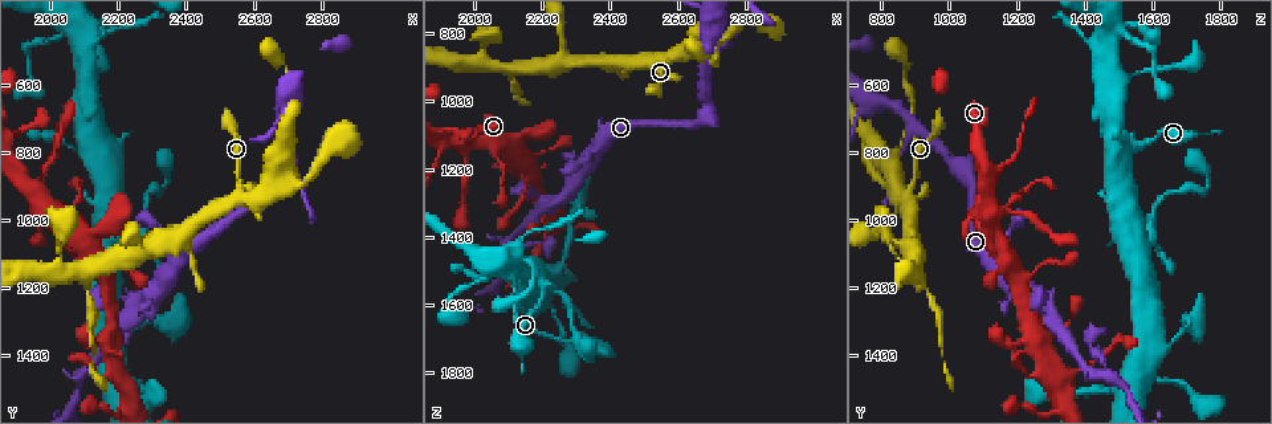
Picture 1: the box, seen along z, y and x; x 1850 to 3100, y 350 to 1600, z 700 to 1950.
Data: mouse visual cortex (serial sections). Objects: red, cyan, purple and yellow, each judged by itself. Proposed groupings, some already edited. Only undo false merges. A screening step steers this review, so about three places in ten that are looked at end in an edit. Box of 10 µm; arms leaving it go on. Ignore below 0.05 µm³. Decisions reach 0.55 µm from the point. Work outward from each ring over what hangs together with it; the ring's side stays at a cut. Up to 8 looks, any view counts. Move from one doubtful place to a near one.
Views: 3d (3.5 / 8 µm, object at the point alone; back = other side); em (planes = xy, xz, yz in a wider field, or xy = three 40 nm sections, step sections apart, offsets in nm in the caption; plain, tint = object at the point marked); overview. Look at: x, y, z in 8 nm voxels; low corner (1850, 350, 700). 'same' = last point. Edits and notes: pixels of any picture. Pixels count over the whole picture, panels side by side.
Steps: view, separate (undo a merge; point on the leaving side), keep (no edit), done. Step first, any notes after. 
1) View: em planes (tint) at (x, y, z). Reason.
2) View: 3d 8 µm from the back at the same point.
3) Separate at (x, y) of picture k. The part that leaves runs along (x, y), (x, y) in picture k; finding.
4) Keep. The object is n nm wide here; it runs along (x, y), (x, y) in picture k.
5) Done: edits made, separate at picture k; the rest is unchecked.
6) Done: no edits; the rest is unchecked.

View: 3d 3.5 µm at (1970, 910, 1110). Side arm on a straight run.

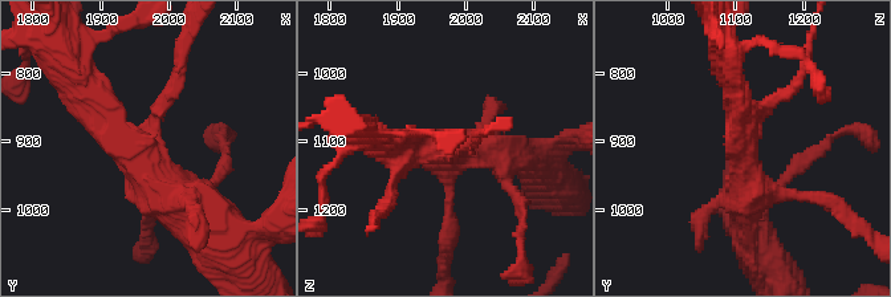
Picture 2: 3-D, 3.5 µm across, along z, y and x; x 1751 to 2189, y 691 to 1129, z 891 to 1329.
View: em xy step 5 (tint) at (1960, 905, 1115). Now the EM.

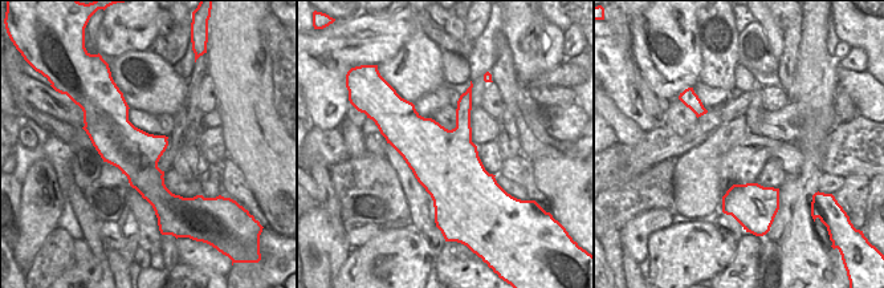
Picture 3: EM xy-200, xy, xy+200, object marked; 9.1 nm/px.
Keep. It runs along (179, 72), (142, 169), (199, 198) in picture 2; one cell here.

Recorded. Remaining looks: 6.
View: 3d 8 µm at (2110, 1210, 940). Thick turns thin.

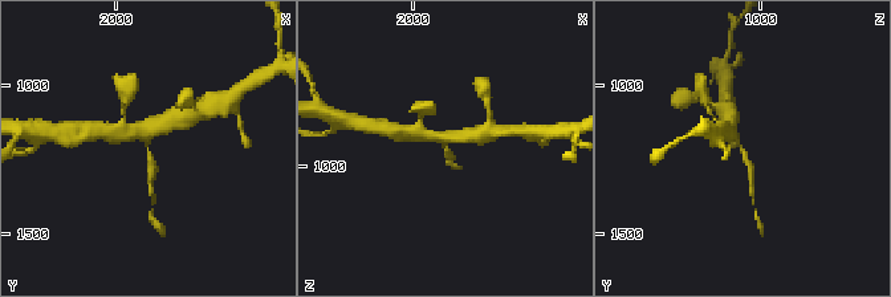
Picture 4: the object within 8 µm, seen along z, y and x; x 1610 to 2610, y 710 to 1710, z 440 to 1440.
View: em xy step 2 (tint) at the same point. Now the EM.

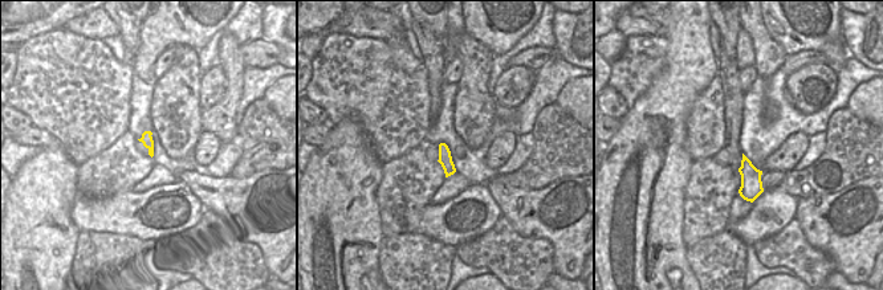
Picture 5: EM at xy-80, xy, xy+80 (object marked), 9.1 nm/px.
Separate at (151, 167) of picture 4. The part that leaves runs along (146, 145), (154, 200) in picture 4; two cells meet here.

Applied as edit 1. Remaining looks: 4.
View: overview. See it whole again.

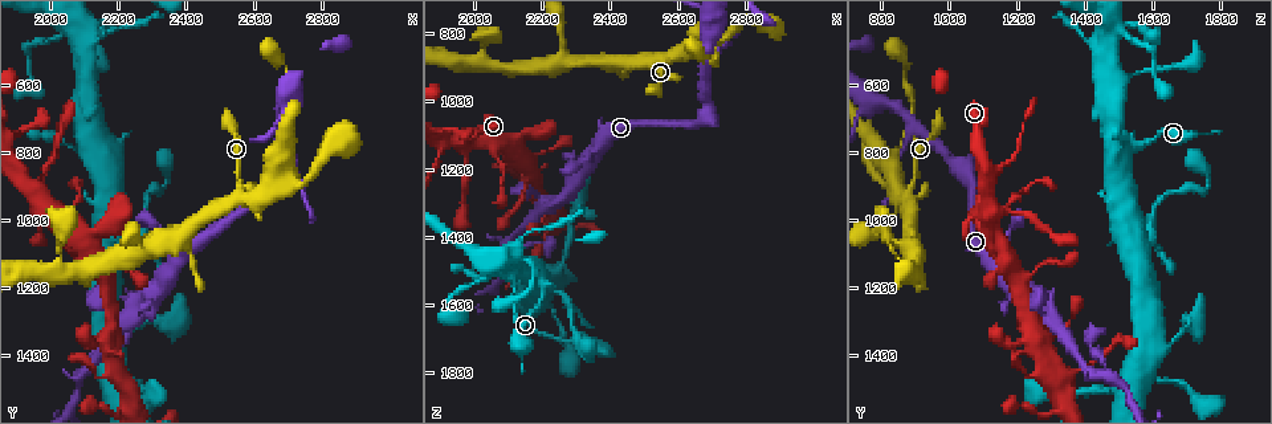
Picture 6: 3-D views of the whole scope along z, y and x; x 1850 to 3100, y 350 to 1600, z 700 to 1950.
View: 3d 3.5 µm at (2720, 750, 870). Sudden change in width.

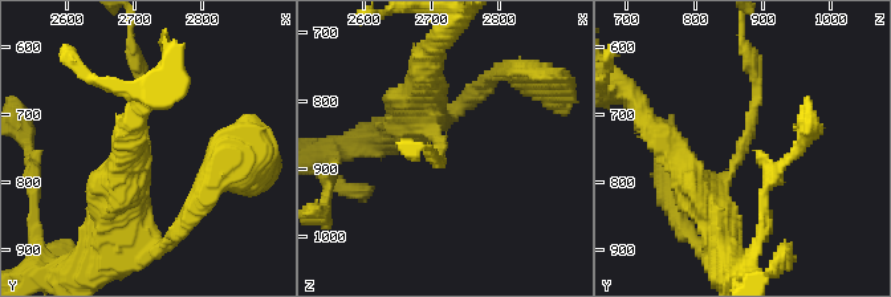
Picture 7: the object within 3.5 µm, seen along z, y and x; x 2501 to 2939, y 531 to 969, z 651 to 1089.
View: em planes (tint) at (2710, 765, 865). The arms are 150, 500 nm wide.

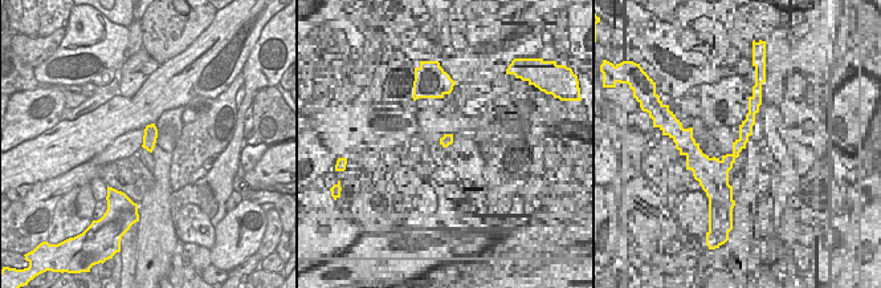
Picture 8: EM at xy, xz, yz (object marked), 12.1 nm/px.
View: em xy step 5 (tint) at the same point.

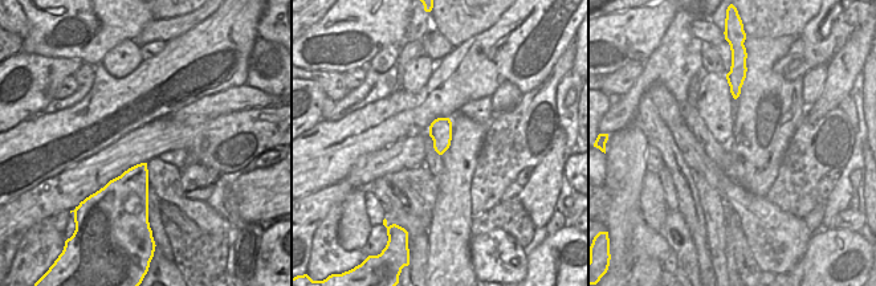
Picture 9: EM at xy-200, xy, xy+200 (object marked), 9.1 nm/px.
Keep. One cell here.

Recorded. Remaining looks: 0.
Done: edits made, separate at picture 4; the rest is unchecked.

